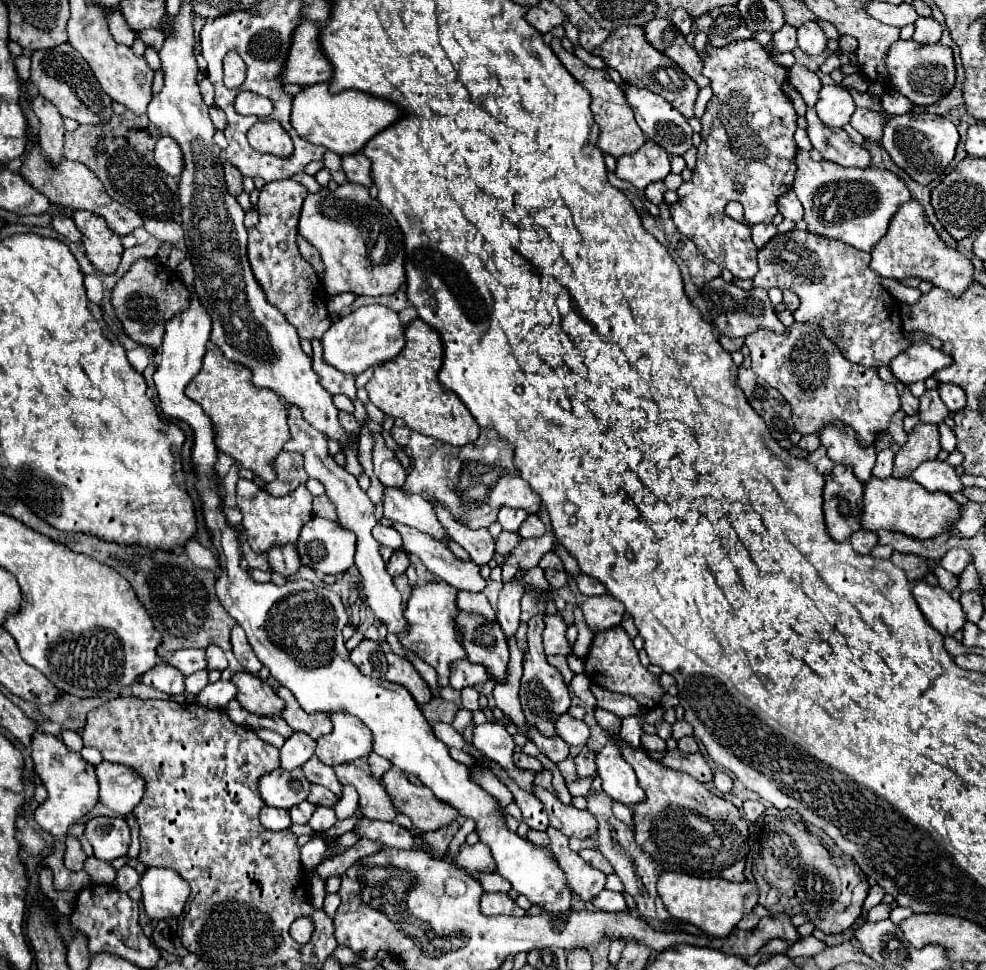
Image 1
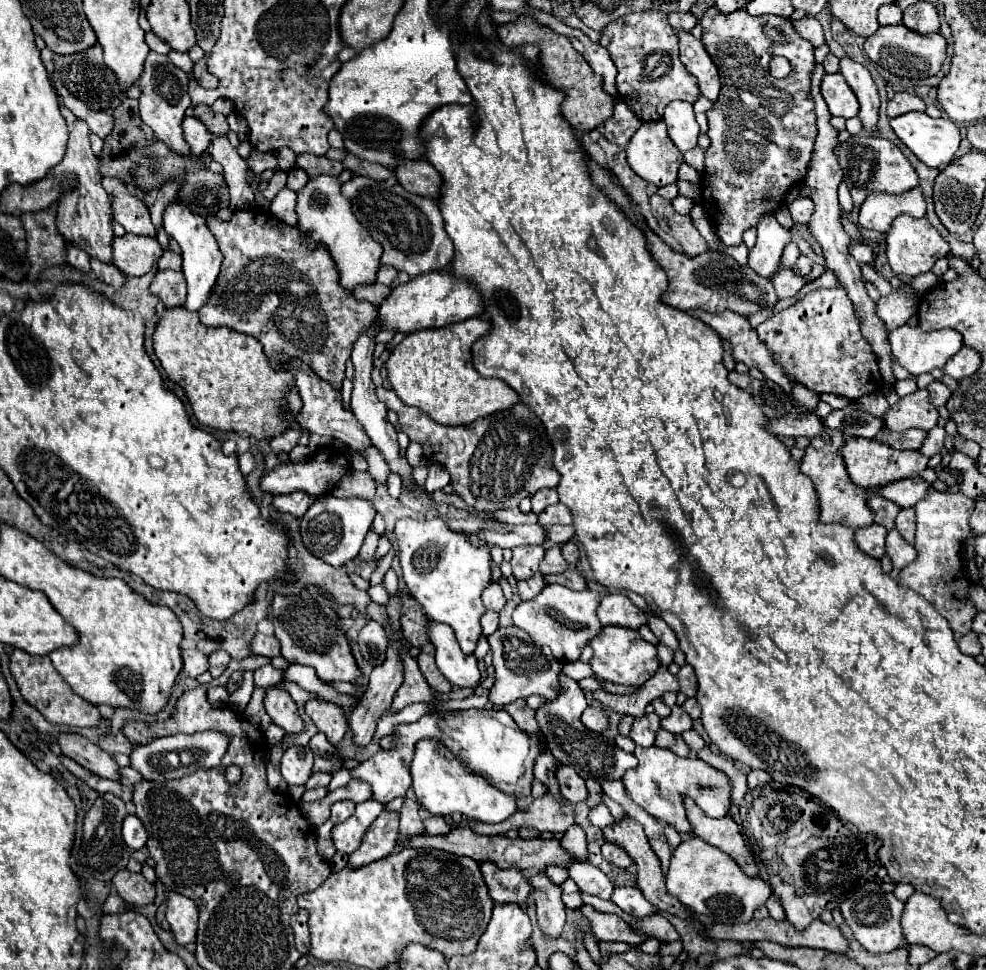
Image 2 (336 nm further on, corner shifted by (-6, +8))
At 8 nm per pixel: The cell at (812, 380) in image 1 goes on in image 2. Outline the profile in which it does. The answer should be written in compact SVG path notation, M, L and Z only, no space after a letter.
M843 287L809 293L803 301L763 321L757 327L757 335L775 353L787 373L811 391L833 393L857 401L881 389L883 381L877 357L859 331L859 319Z

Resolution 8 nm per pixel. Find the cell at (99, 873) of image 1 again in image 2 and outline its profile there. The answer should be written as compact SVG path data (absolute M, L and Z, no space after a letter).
M123 869L113 877L113 887L121 899L131 905L149 905L155 899L155 887L147 883L141 873Z

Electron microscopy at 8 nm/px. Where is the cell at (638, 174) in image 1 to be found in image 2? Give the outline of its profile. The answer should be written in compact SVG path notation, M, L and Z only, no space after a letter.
M663 121L641 123L627 145L627 163L651 185L663 187L677 181L677 169L683 163L681 151L671 143Z

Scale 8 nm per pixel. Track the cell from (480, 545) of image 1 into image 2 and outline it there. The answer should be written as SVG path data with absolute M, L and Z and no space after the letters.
M551 525L551 527L545 527L545 529L547 529L547 541L551 541L553 545L563 545L563 543L567 543L567 541L573 537L573 533L575 533L573 525L569 525L569 527Z

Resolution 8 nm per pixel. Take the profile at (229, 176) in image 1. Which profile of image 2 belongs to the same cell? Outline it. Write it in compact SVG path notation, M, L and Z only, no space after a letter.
M207 105L195 107L195 117L197 117L205 127L211 127L213 137L219 137L219 135L227 135L227 133L229 133L229 125L227 125L227 121L225 121L225 115L213 113L211 107L207 107Z

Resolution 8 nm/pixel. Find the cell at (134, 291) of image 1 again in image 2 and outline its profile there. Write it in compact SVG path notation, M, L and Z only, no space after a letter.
M171 269L157 271L157 275L153 277L153 281L149 285L149 291L159 301L163 301L163 305L167 309L179 307L183 303L185 295L187 295L187 289L185 289L185 283L183 283L183 275L179 271L171 271Z

